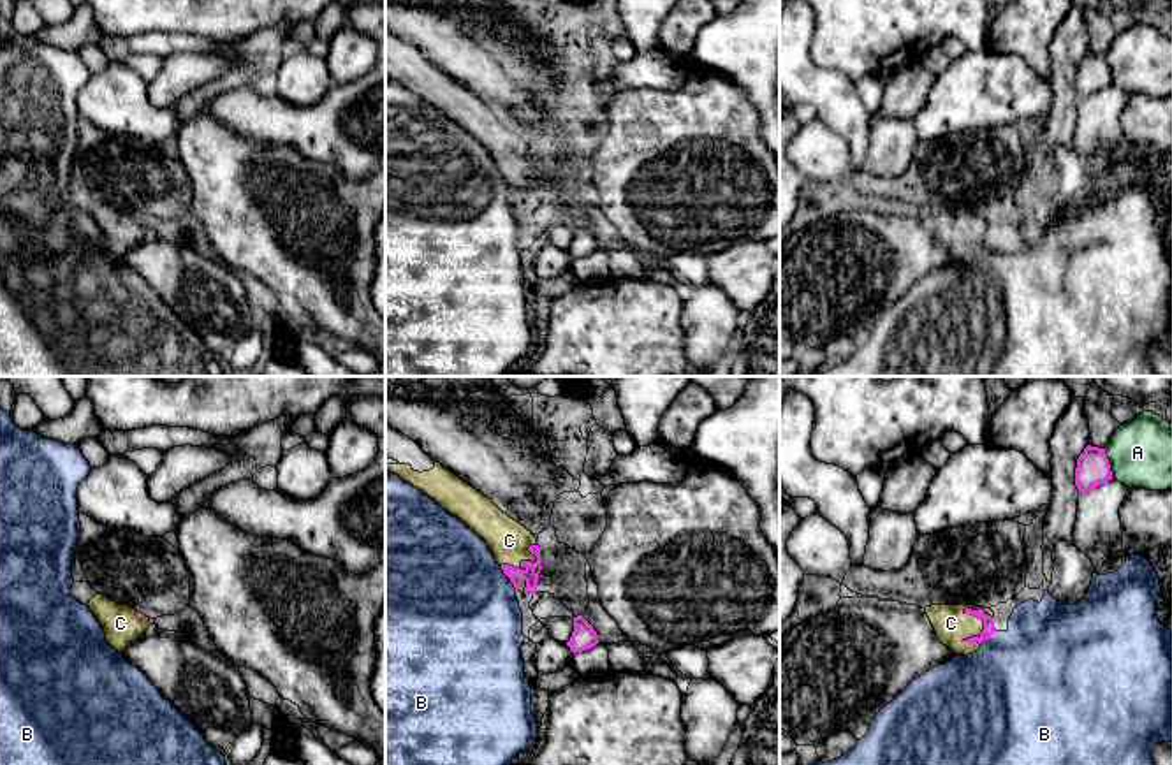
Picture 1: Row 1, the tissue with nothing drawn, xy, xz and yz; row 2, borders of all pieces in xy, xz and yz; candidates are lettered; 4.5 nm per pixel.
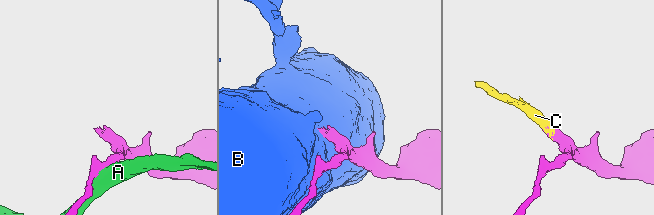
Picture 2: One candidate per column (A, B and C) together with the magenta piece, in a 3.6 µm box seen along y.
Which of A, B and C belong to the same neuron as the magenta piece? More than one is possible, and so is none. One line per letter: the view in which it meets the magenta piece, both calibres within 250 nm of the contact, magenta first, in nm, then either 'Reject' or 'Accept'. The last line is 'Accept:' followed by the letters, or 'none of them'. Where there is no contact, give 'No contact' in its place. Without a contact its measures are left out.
A: Touches magenta in yz. Thickness 150 nm (magenta) against 300 nm. Reject
B: Touches magenta in xz. Thickness 70 nm (magenta) against 480 nm. Reject
C: Touches magenta in yz. Thickness 50 nm (magenta) against 160 nm. Accept
Accept: C

